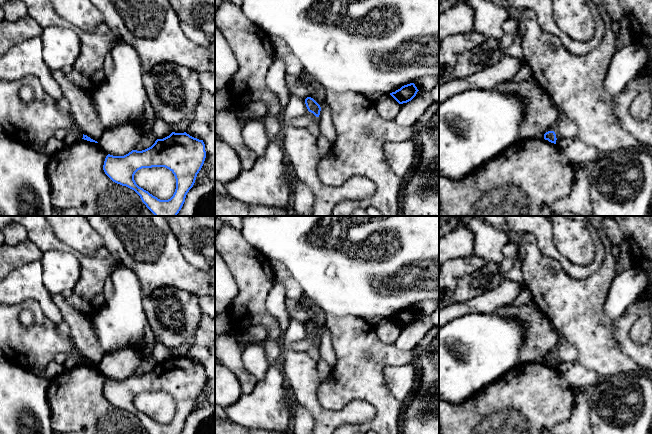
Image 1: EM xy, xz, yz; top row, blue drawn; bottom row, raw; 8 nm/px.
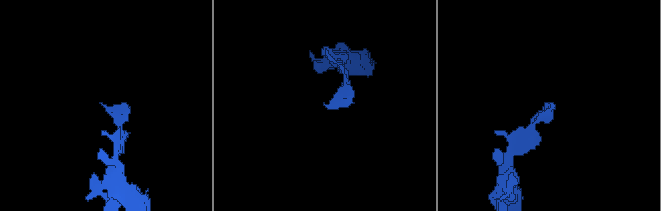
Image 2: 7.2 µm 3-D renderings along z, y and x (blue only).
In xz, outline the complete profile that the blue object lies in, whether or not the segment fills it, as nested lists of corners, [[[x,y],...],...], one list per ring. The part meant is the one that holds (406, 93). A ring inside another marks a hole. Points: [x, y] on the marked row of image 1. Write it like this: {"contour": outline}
{"contour": [[[410,83],[402,86],[400,89],[395,92],[390,93],[390,95],[399,103],[407,103],[411,101],[417,94],[419,90],[414,83]]]}

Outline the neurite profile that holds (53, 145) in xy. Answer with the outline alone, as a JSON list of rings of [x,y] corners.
[[[52,137],[43,146],[29,145],[28,147],[35,151],[42,151],[48,156],[51,156],[63,149],[65,147],[65,144],[63,141]]]

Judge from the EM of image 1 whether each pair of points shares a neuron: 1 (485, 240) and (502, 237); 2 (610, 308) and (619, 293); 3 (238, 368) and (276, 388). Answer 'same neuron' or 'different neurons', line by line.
1: same neuron
2: same neuron
3: different neurons

